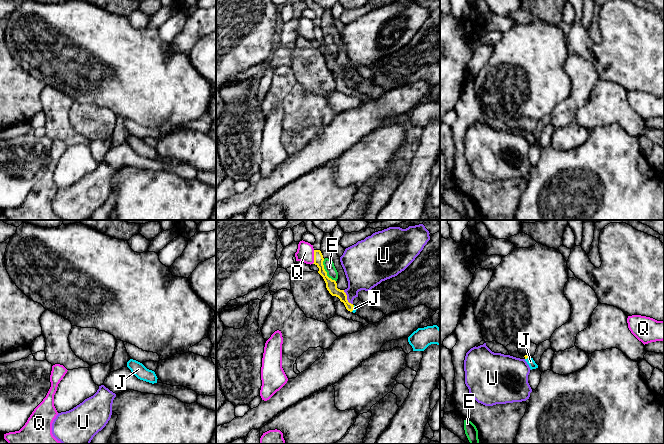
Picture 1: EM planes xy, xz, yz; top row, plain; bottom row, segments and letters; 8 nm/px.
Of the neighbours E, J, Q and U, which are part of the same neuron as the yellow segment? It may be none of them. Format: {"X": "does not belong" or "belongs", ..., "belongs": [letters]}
{"E": "does not belong", "J": "belongs", "Q": "does not belong", "U": "does not belong", "belongs": ["J"]}

